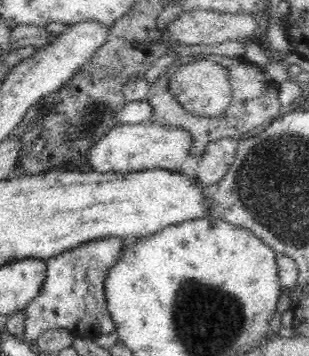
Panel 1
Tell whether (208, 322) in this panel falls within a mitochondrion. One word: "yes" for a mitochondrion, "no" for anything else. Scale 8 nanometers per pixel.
yes

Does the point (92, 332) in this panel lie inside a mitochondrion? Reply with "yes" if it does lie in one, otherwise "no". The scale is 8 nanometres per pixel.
no

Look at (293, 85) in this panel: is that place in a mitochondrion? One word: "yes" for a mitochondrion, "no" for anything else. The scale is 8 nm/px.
no

